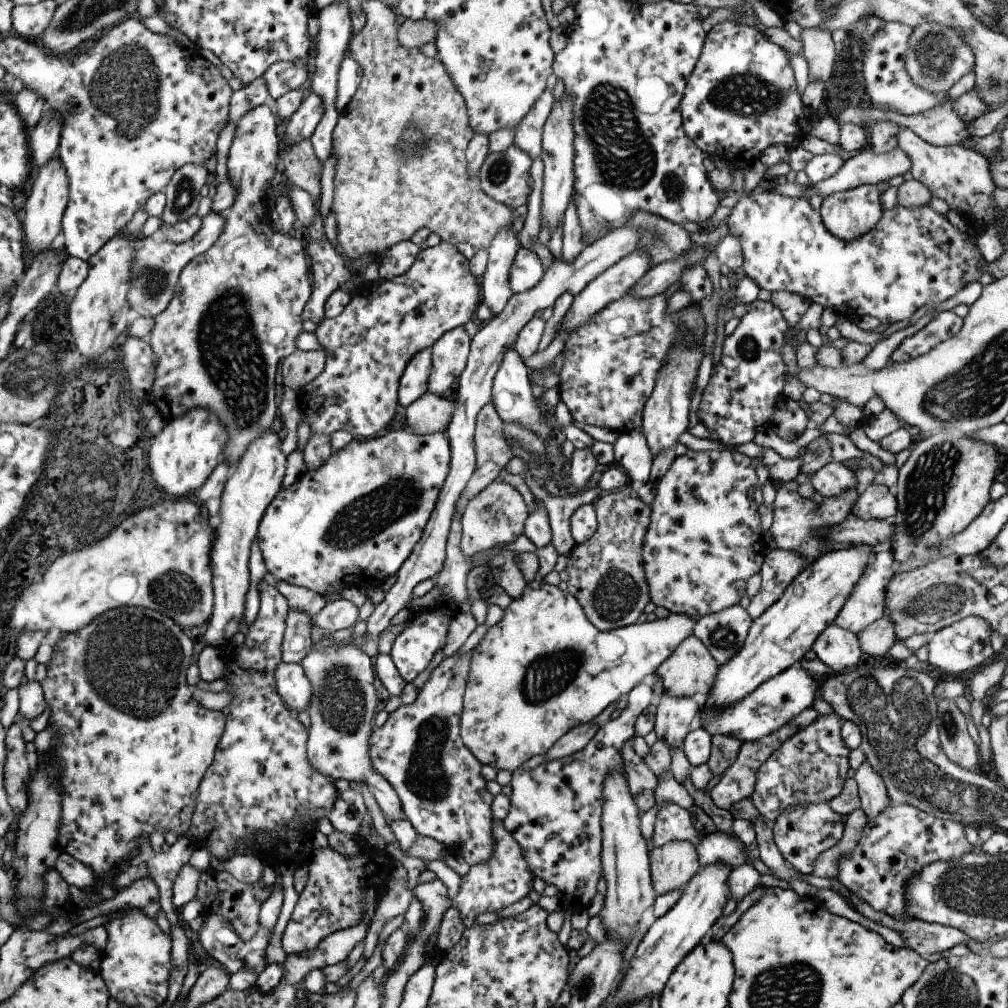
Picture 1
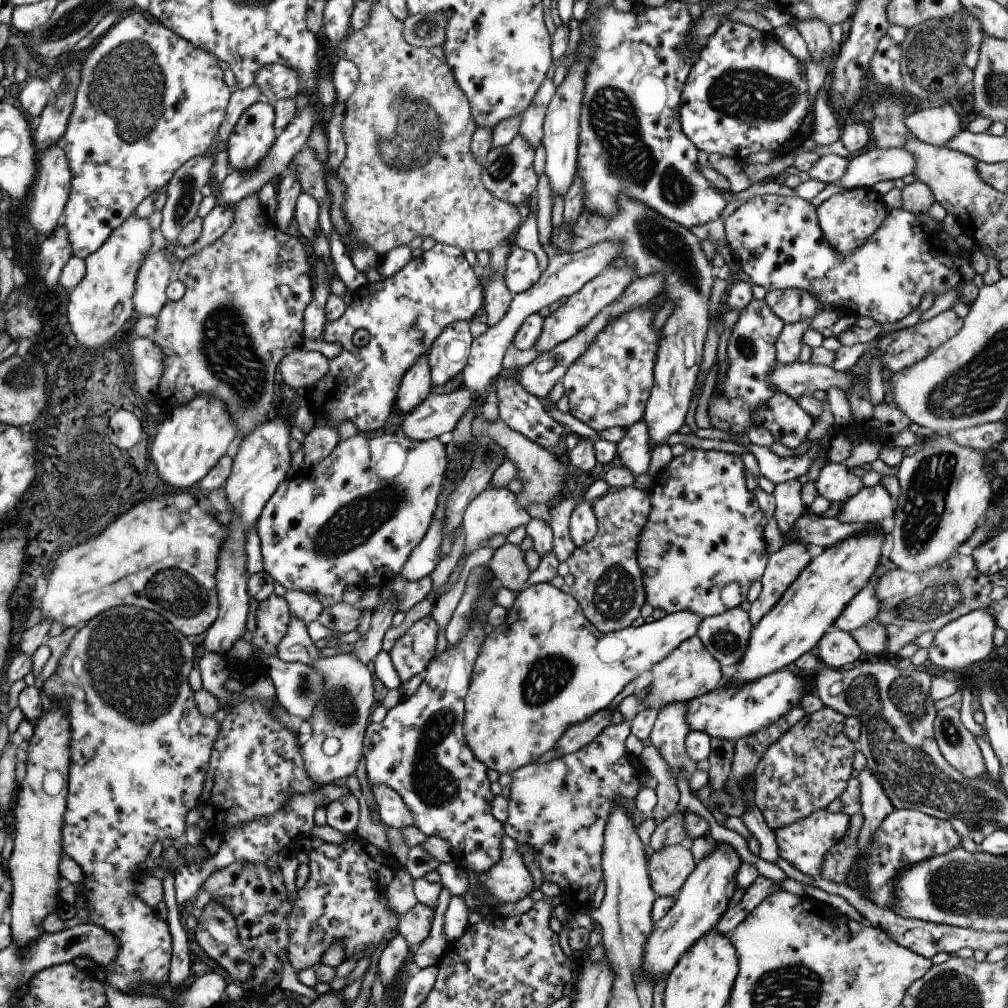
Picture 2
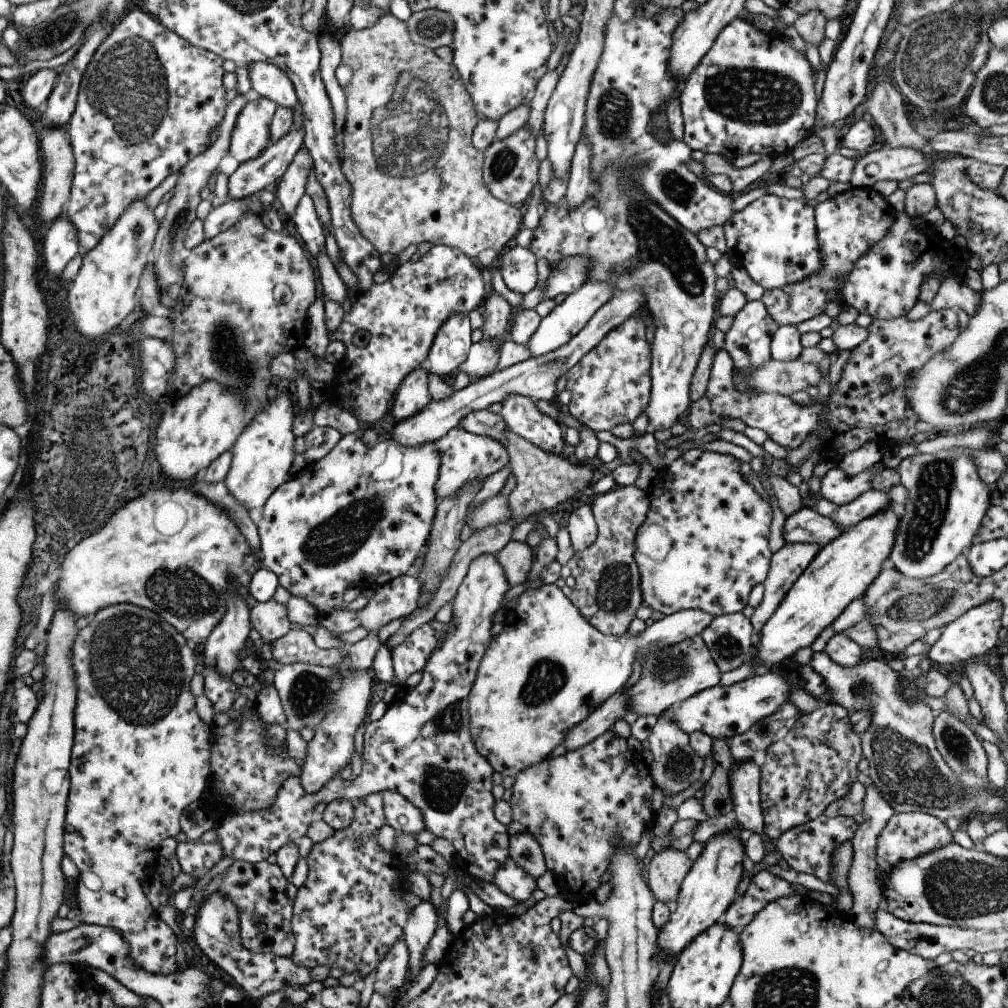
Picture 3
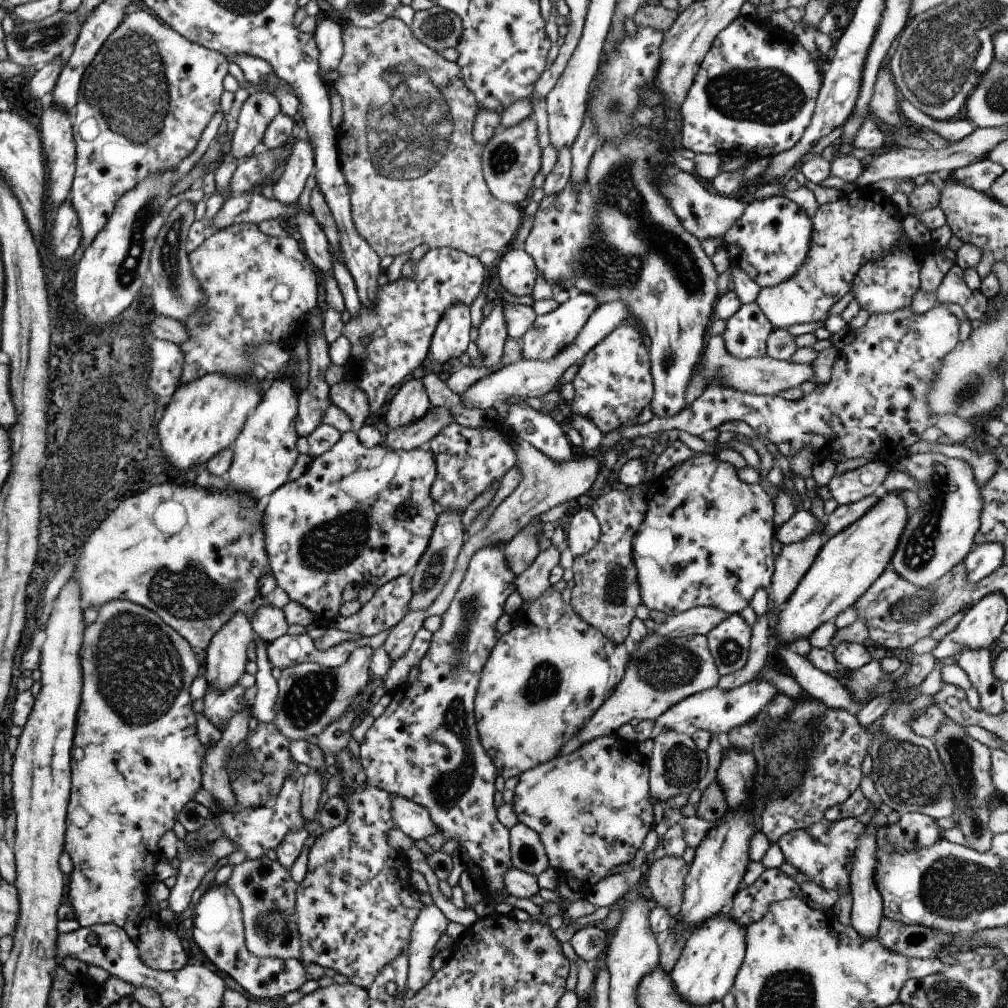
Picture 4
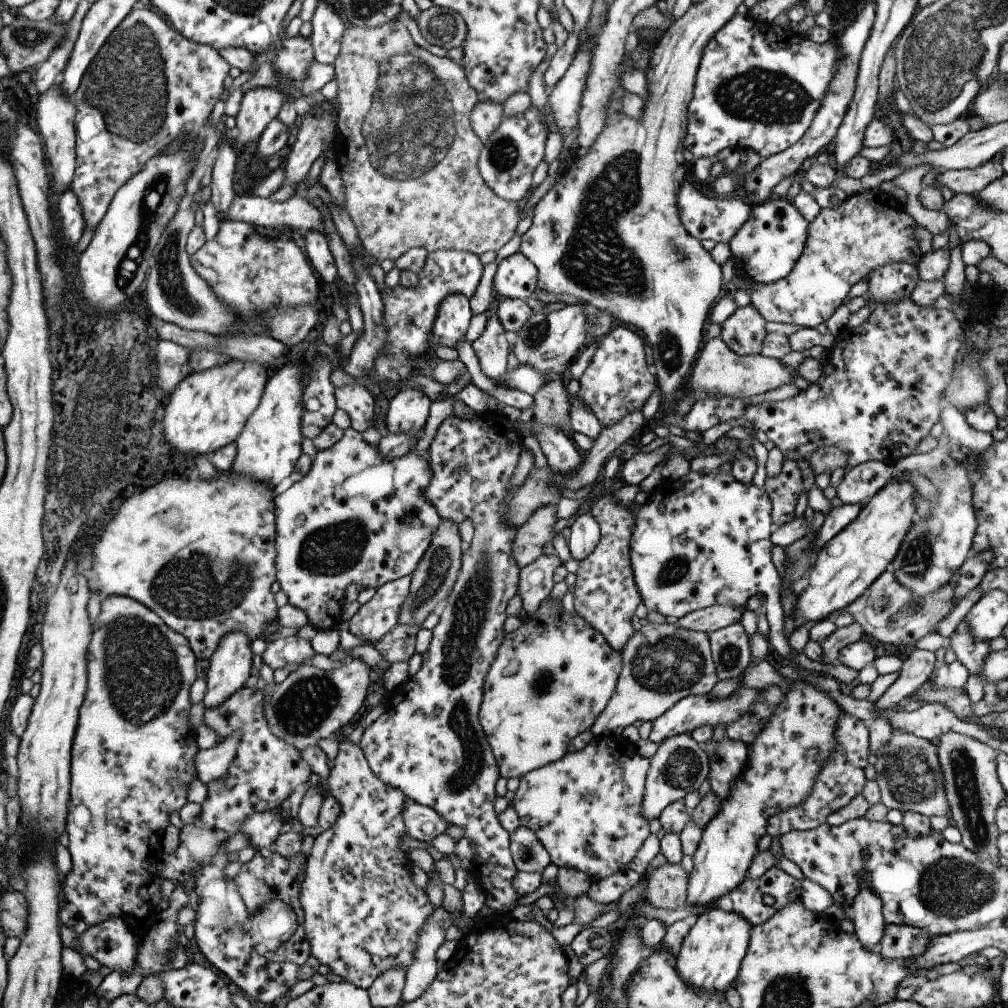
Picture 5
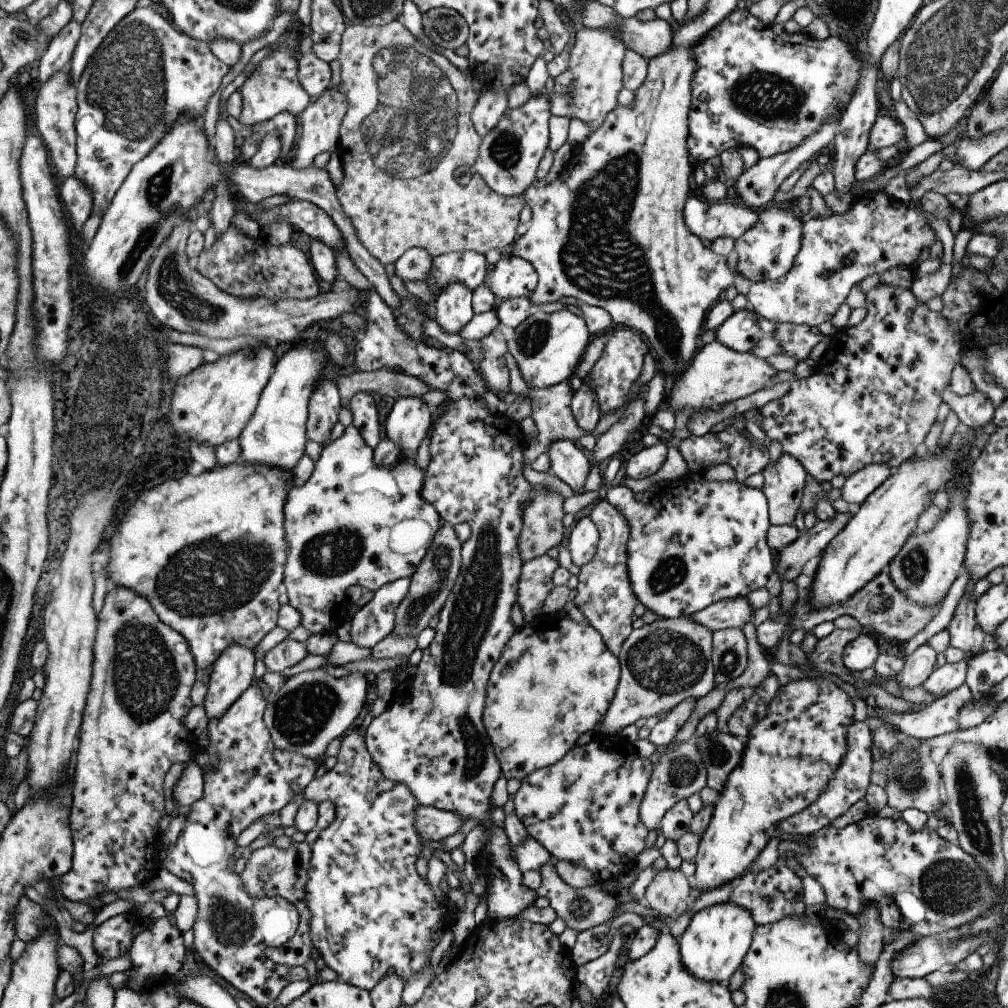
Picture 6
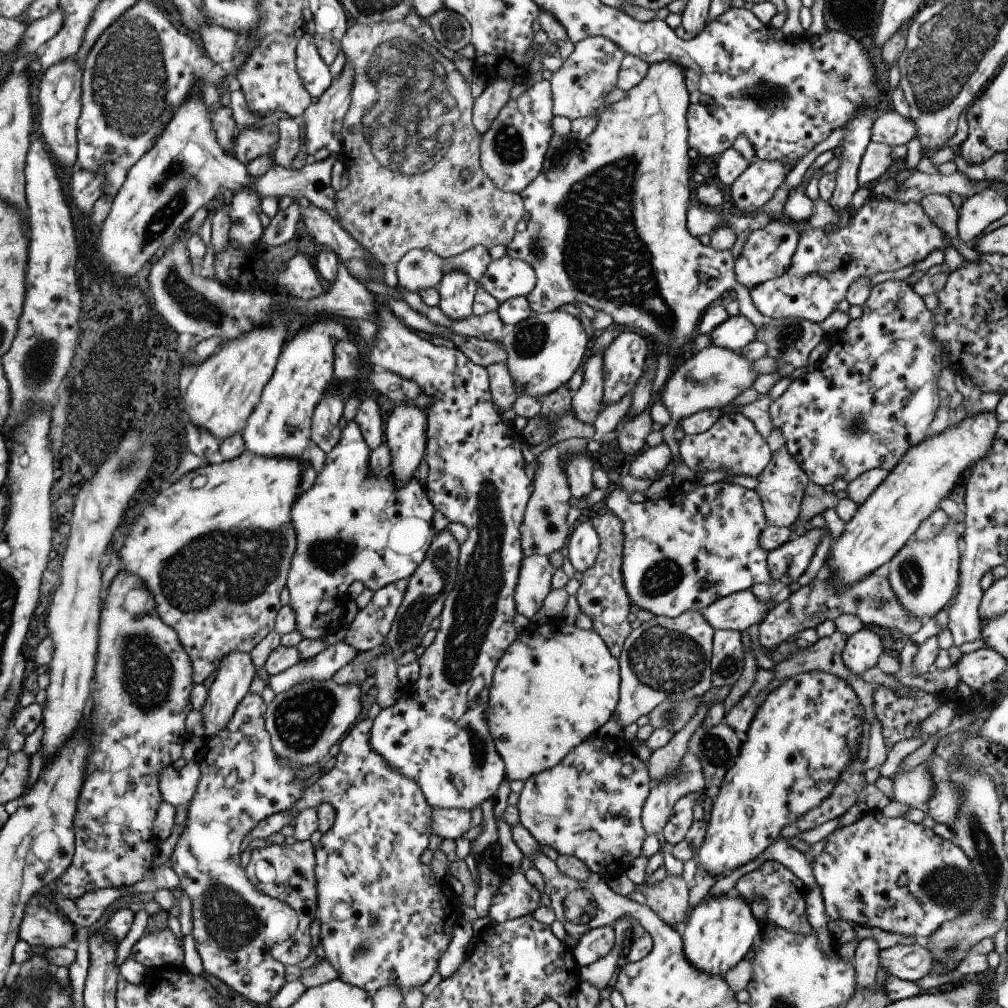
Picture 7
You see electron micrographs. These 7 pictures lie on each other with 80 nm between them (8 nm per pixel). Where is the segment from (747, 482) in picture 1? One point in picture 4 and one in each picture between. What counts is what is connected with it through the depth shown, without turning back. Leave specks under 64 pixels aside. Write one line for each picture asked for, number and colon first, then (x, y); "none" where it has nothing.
2: (702, 545)
3: (703, 545)
4: (705, 541)

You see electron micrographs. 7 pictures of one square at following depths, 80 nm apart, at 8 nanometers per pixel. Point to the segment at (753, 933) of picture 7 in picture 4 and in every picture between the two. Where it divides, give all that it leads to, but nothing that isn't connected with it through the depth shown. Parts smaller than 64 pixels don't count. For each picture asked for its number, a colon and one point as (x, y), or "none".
4: (704, 972)
5: (709, 957)
6: (712, 946)

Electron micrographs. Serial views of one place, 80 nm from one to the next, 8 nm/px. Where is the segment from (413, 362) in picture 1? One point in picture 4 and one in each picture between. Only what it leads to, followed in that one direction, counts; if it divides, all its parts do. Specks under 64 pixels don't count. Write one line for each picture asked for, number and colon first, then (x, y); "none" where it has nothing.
2: (415, 385)
3: (412, 395)
4: (410, 403)

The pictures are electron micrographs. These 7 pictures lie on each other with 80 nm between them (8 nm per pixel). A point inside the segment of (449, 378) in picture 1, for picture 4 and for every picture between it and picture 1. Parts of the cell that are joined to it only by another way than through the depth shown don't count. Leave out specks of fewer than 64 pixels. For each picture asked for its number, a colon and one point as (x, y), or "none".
2: (447, 356)
3: (449, 348)
4: (451, 336)

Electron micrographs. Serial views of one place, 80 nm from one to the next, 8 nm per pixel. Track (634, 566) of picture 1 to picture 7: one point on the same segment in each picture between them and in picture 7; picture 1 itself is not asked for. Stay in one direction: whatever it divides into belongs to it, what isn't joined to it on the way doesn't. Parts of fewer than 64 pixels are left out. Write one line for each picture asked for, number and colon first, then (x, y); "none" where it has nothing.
2: (607, 584)
3: (606, 592)
4: (605, 595)
5: (604, 595)
6: (603, 594)
7: (601, 596)

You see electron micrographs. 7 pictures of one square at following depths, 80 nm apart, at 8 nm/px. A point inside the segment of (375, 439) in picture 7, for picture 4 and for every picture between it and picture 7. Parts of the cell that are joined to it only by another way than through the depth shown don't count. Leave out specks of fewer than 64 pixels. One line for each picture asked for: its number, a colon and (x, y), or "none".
4: (346, 396)
5: (355, 400)
6: (362, 407)

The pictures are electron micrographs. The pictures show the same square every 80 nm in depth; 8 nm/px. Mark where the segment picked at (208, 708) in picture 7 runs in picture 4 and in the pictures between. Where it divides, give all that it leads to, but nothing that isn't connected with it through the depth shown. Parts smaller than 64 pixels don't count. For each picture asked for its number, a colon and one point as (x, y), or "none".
4: (225, 659)
5: (228, 667)
6: (231, 673)

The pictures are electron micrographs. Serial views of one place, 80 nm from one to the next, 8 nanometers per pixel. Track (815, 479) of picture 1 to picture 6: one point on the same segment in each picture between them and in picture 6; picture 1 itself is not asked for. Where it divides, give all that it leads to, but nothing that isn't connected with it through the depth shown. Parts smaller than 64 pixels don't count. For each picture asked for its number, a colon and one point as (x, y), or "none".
2: (835, 483)
3: (835, 486)
4: (844, 489)
5: (859, 483)
6: (858, 487)

